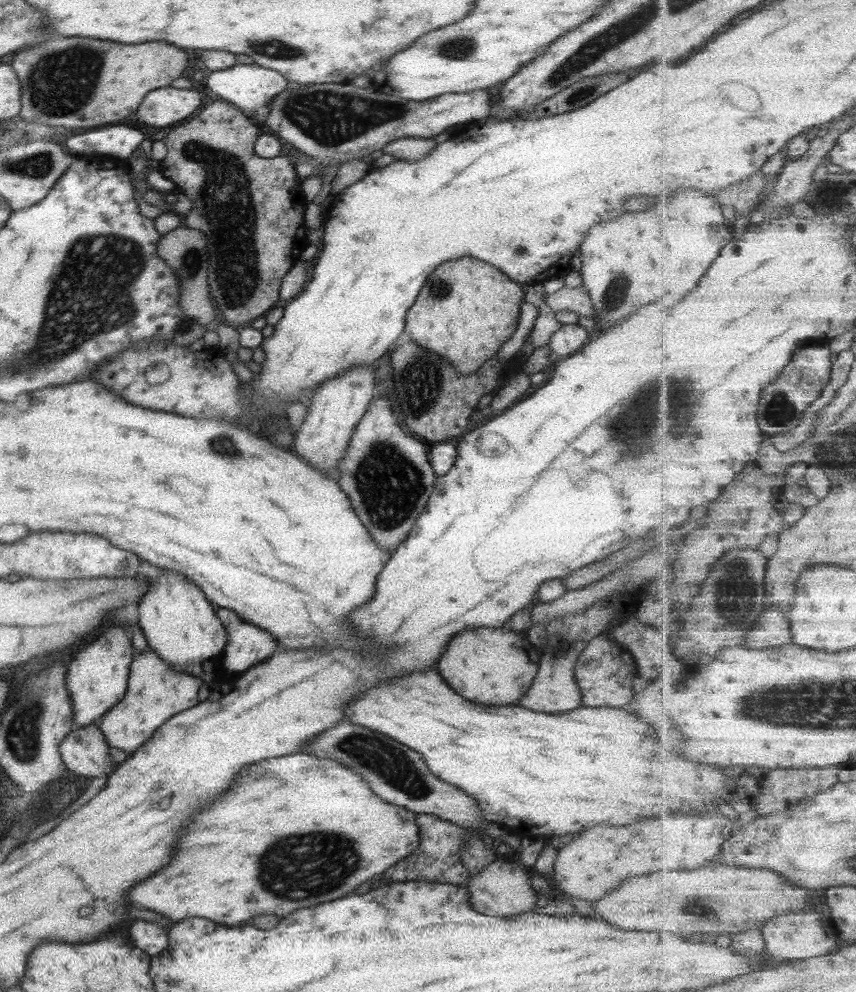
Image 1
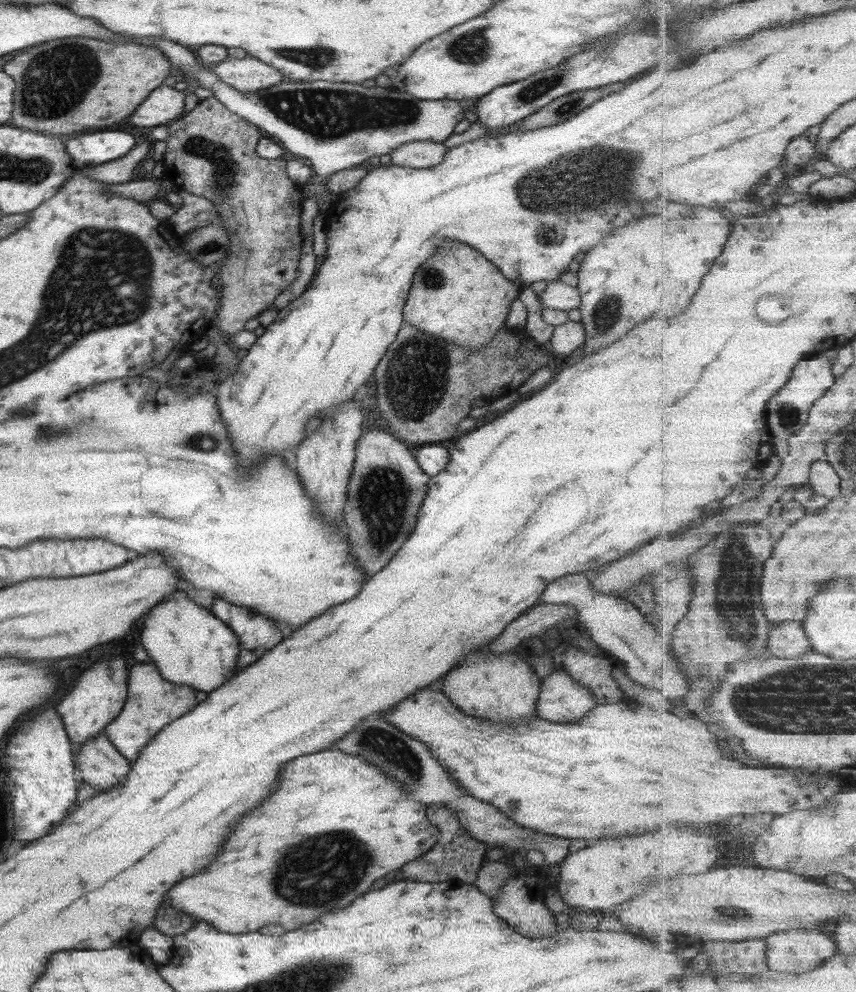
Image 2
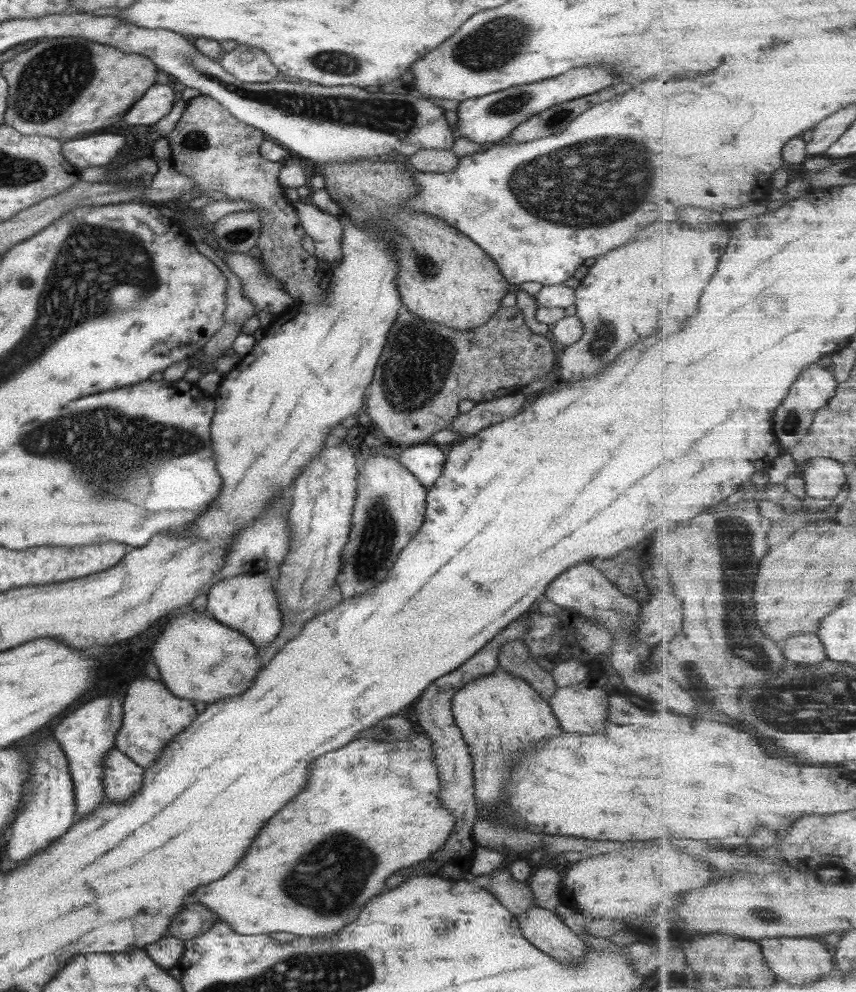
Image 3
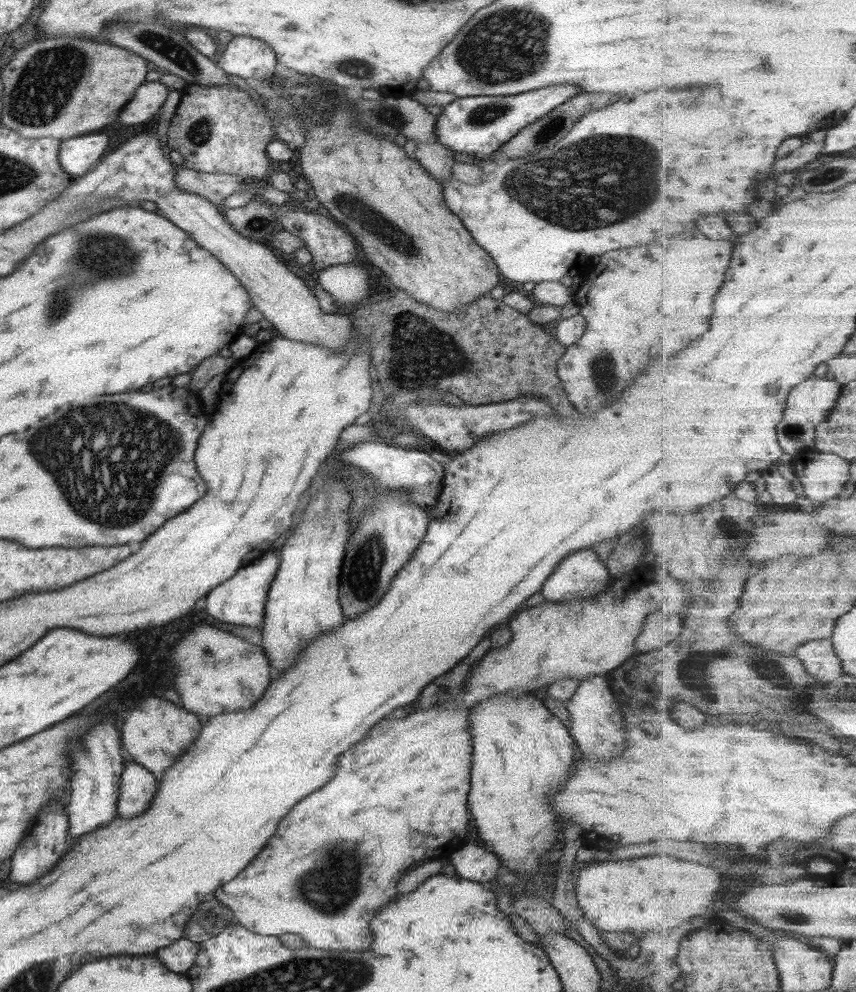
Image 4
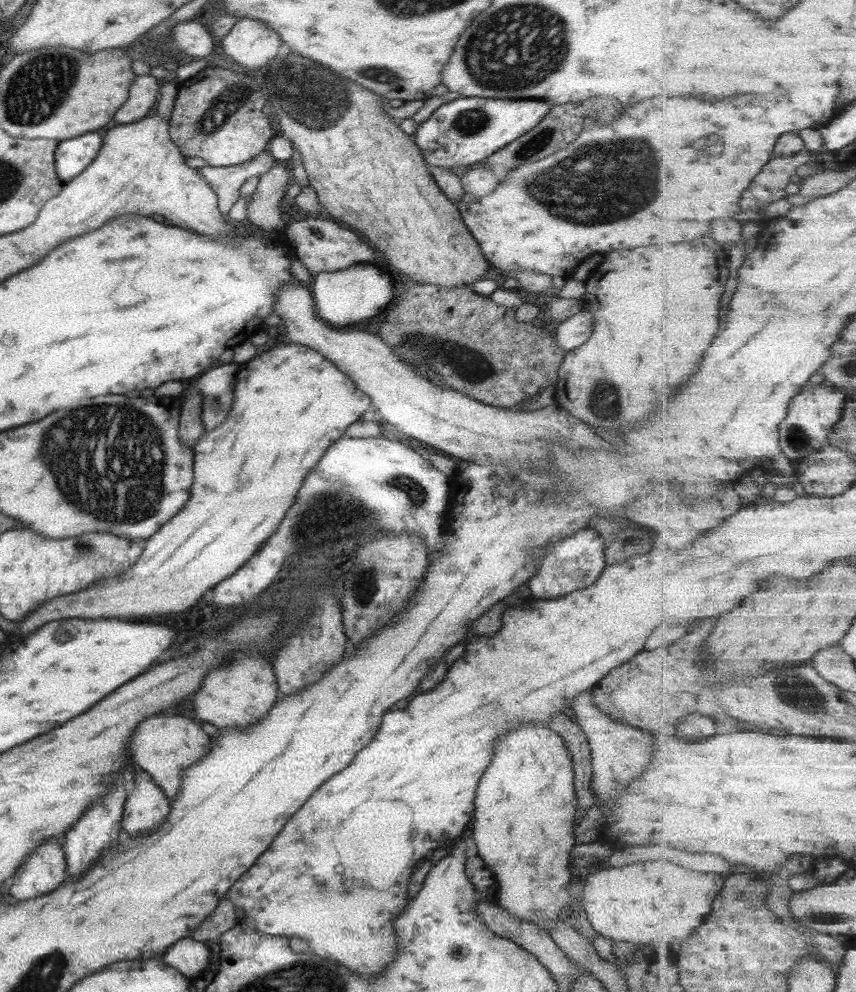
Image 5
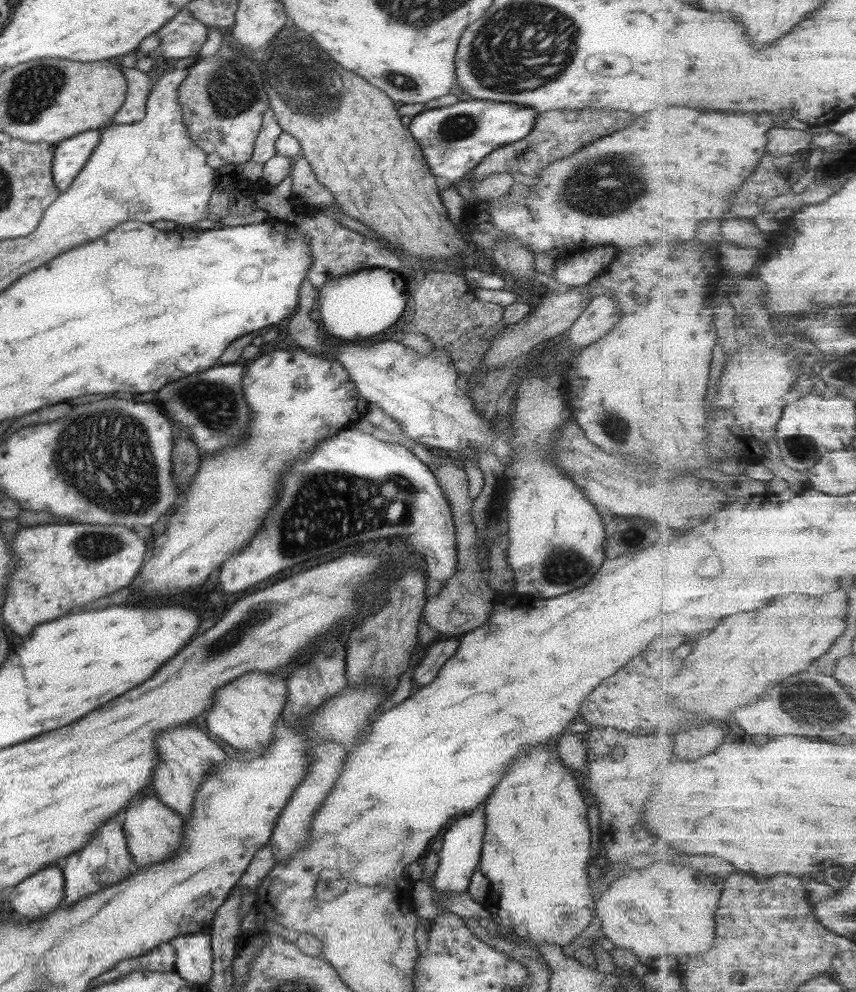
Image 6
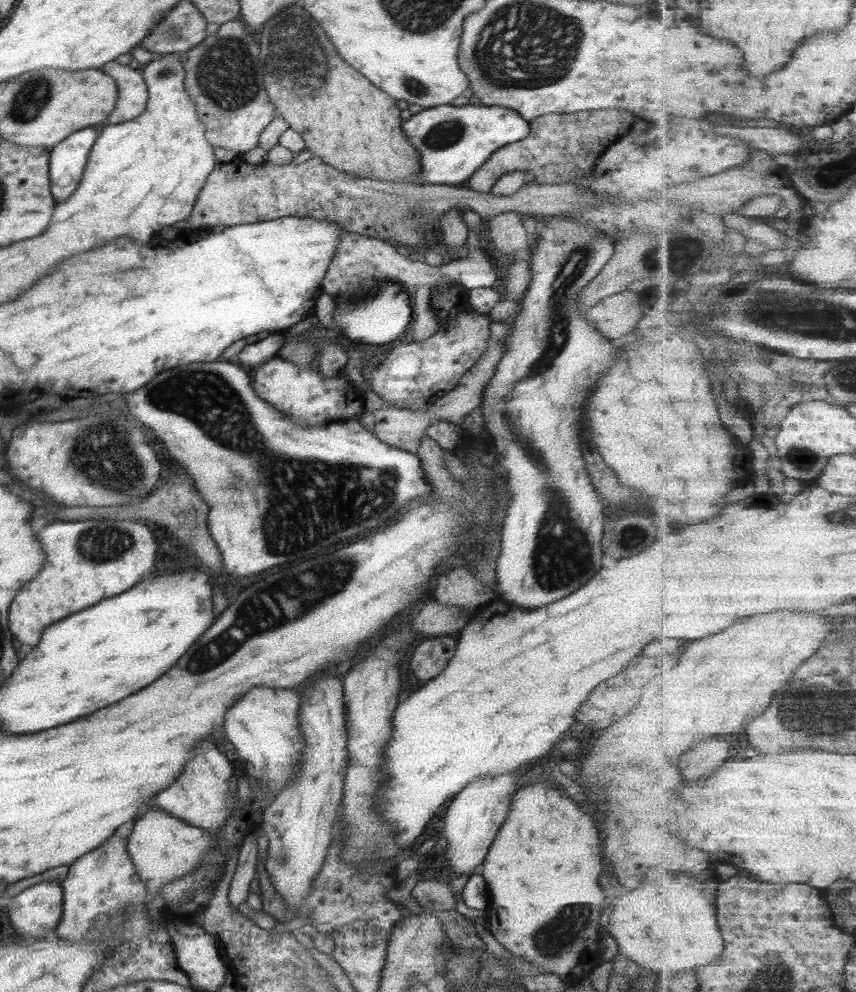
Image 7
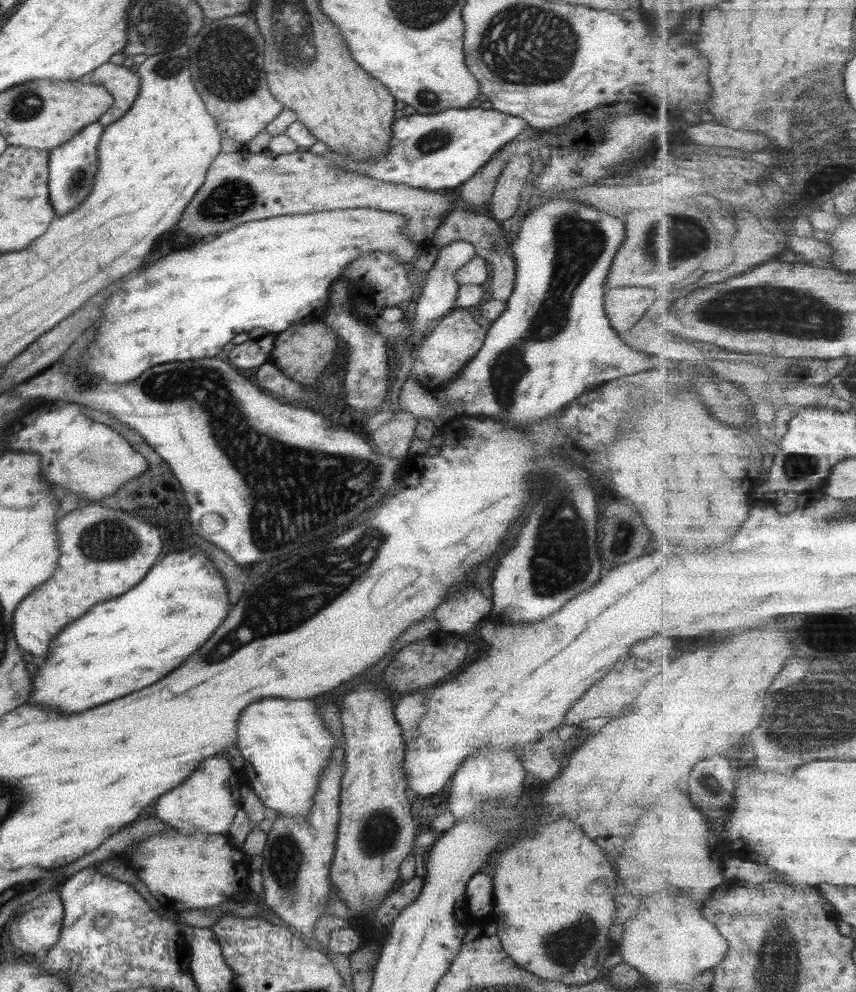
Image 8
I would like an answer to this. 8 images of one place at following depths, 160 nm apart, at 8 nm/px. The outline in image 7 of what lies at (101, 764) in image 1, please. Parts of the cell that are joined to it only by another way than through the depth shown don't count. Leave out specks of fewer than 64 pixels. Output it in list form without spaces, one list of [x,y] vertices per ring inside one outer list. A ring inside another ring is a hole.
[[[161,810],[147,811],[135,818],[129,835],[125,838],[125,848],[131,859],[139,880],[145,884],[149,896],[155,896],[165,884],[179,880],[191,874],[200,866],[200,860],[214,850],[216,838],[202,828],[189,826],[187,823],[165,814]]]

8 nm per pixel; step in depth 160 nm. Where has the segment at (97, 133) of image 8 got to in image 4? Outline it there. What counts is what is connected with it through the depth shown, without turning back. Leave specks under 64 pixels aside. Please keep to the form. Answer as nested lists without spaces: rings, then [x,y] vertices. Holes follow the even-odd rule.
[[[103,134],[77,136],[61,142],[58,161],[63,172],[76,179],[99,162],[99,158],[105,155],[103,150],[107,150],[107,136]]]

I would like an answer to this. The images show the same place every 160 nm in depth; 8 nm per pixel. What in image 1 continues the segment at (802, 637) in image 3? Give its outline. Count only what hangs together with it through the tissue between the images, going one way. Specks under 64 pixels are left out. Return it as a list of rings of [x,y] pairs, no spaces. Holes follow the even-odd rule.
[[[765,606],[765,614],[761,616],[761,620],[757,620],[757,626],[751,629],[751,634],[746,634],[745,642],[749,648],[771,648],[771,646],[779,646],[779,644],[789,644],[793,642],[791,638],[791,622],[789,618],[779,612],[773,610],[769,606]]]

